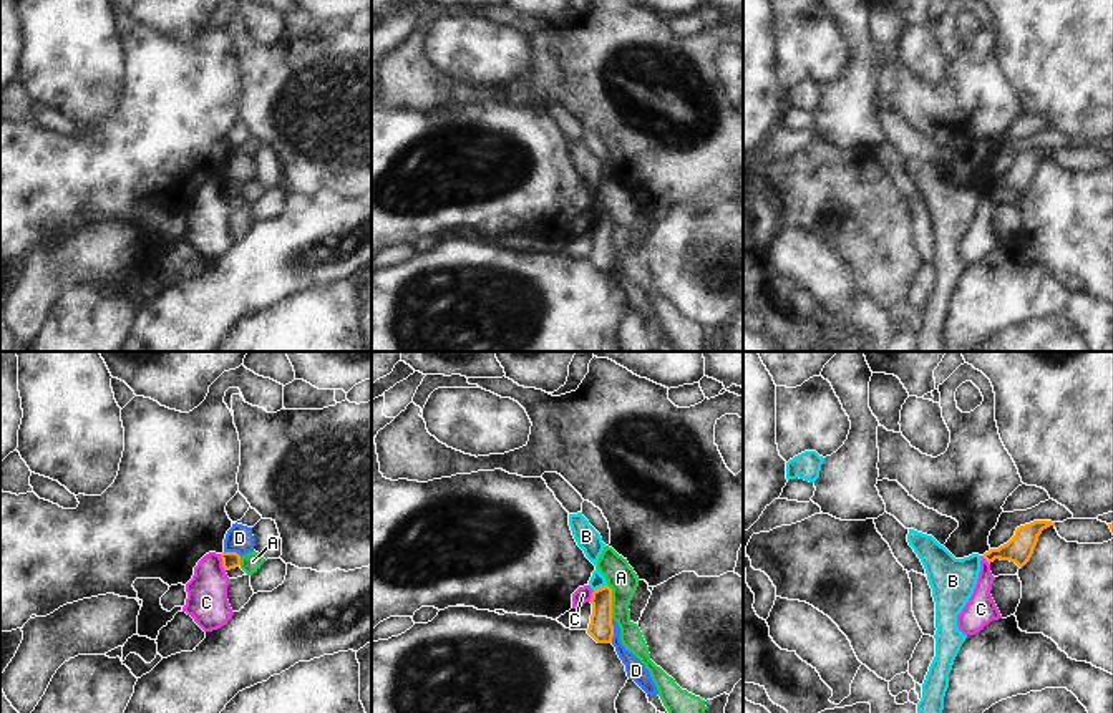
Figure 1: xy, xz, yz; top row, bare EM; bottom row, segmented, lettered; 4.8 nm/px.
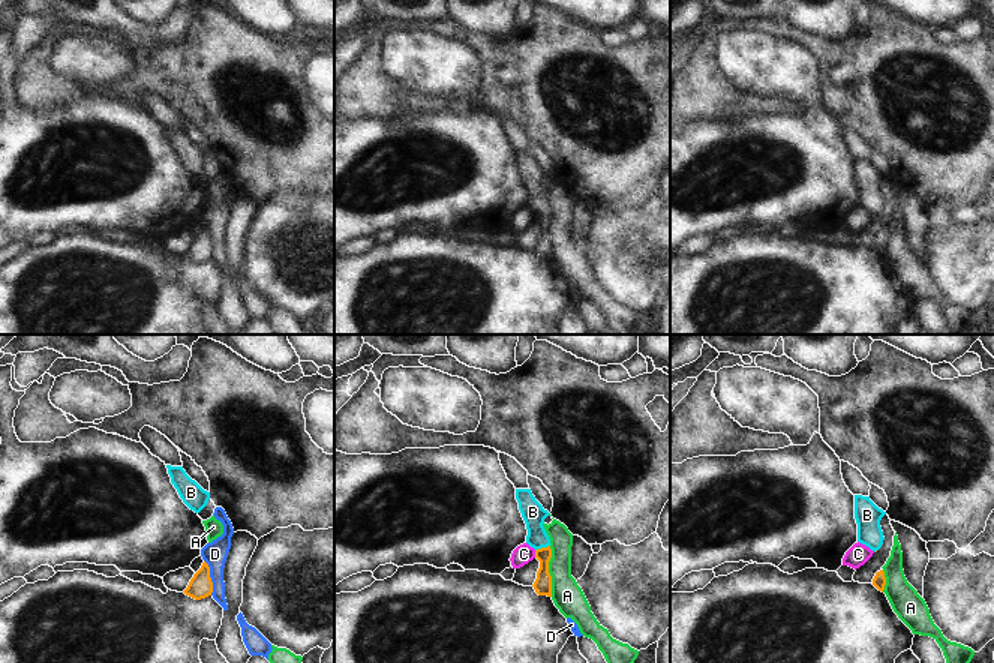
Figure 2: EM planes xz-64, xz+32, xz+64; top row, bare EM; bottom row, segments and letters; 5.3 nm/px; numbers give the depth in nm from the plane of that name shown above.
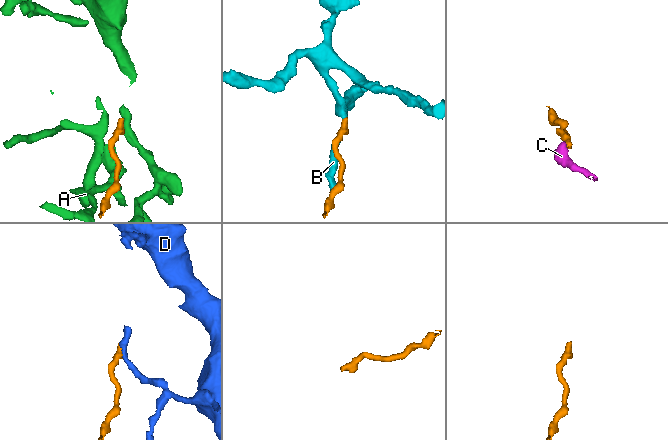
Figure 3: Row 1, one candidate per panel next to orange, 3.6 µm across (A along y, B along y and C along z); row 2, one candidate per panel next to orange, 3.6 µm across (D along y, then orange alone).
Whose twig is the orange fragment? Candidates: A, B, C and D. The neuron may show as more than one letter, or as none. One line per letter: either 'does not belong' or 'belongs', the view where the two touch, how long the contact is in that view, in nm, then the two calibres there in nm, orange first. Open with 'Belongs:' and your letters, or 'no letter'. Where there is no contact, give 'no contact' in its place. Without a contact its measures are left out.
Belongs: B
A: does not belong; meets orange in xz; contact 170 nm long; 120 nm thick on the orange side, 140 nm on the other
B: belongs; meets orange in xz; contact 70 nm long; 120 nm thick on the orange side, 110 nm on the other
C: does not belong; meets orange in xy; contact 90 nm long; 80 nm thick on the orange side, 200 nm on the other
D: does not belong; meets orange in xz; contact 120 nm long; 120 nm thick on the orange side, 100 nm on the other

